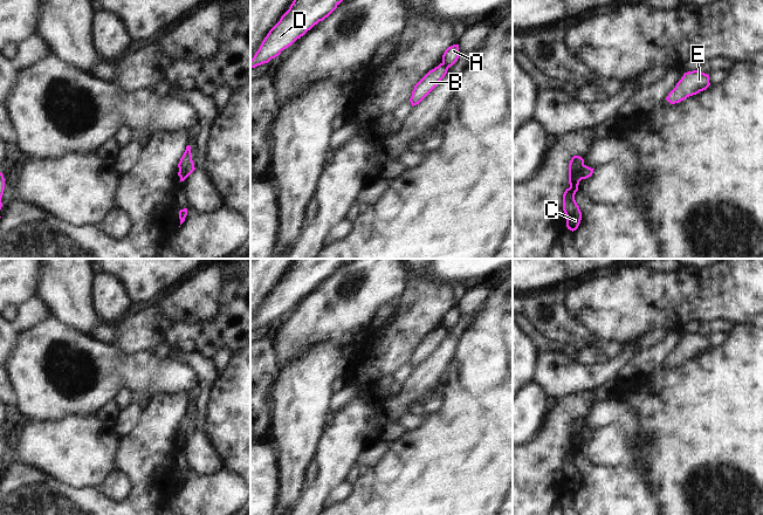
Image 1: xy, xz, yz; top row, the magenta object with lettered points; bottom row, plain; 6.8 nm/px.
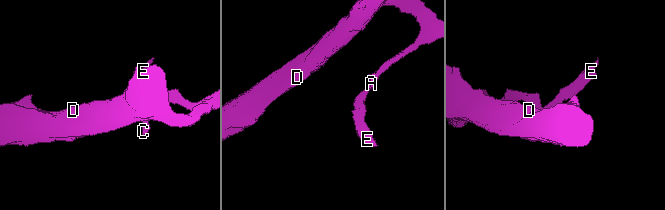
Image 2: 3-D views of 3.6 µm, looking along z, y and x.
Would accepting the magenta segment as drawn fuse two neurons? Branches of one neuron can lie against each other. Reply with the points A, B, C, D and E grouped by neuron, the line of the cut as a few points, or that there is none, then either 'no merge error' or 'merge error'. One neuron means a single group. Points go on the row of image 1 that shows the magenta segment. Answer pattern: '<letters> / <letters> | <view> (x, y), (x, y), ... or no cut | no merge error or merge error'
A C D / B E | yz (584, 165), (581, 171), (581, 178) | merge error

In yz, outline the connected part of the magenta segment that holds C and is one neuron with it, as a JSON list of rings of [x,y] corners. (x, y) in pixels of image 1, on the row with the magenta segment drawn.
[[[573,156],[569,164],[569,184],[570,187],[563,194],[563,211],[566,215],[566,227],[570,231],[576,231],[582,220],[582,212],[575,200],[575,194],[578,191],[579,181],[582,180],[580,171],[584,166],[584,159],[579,156]]]

